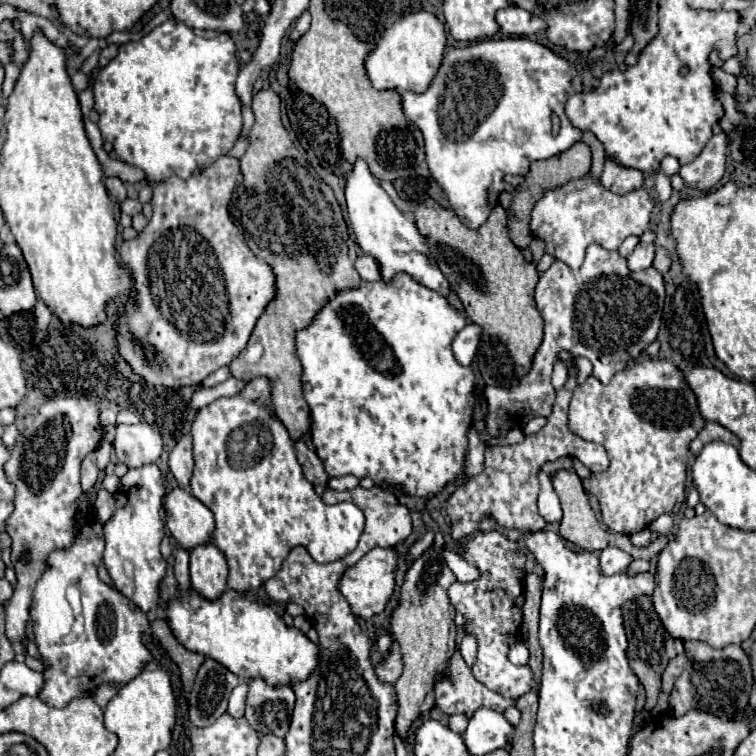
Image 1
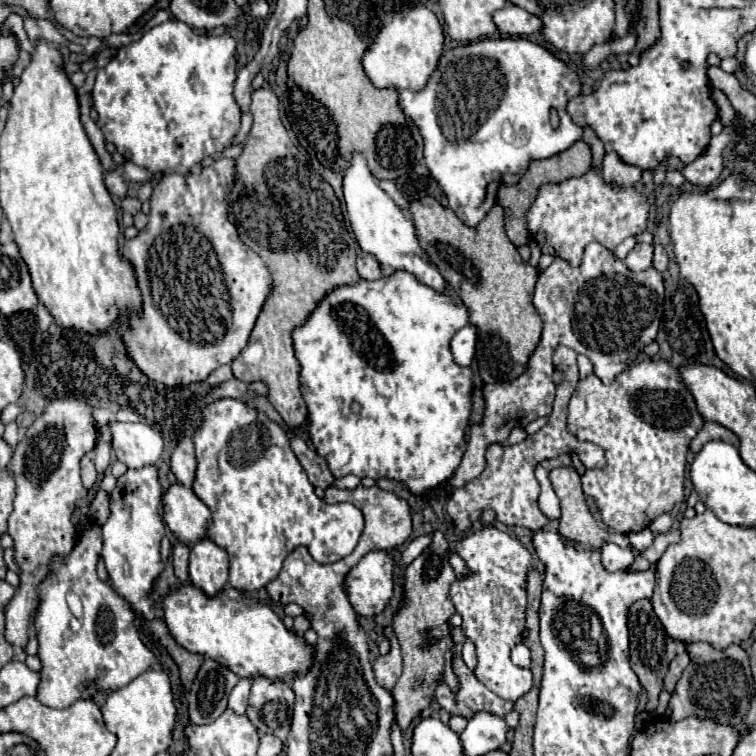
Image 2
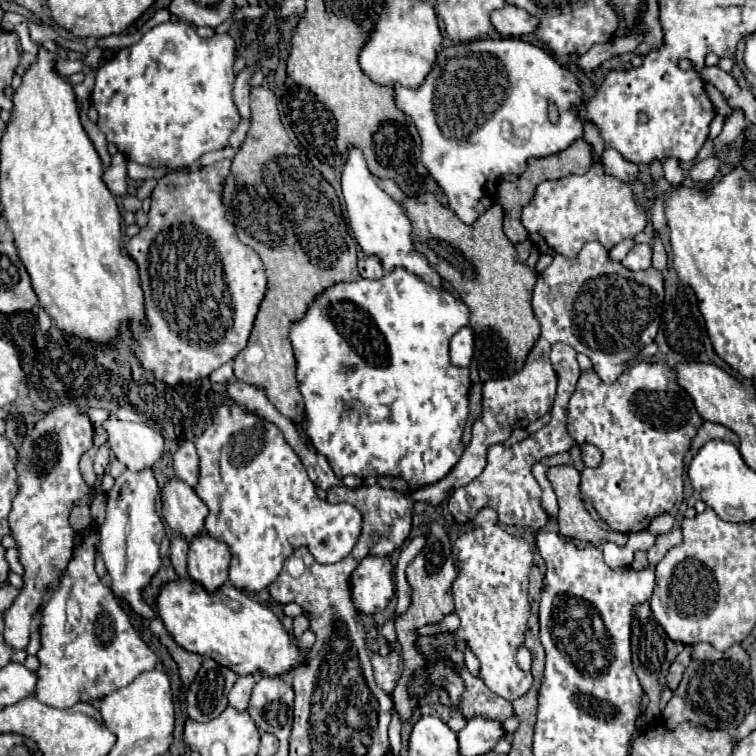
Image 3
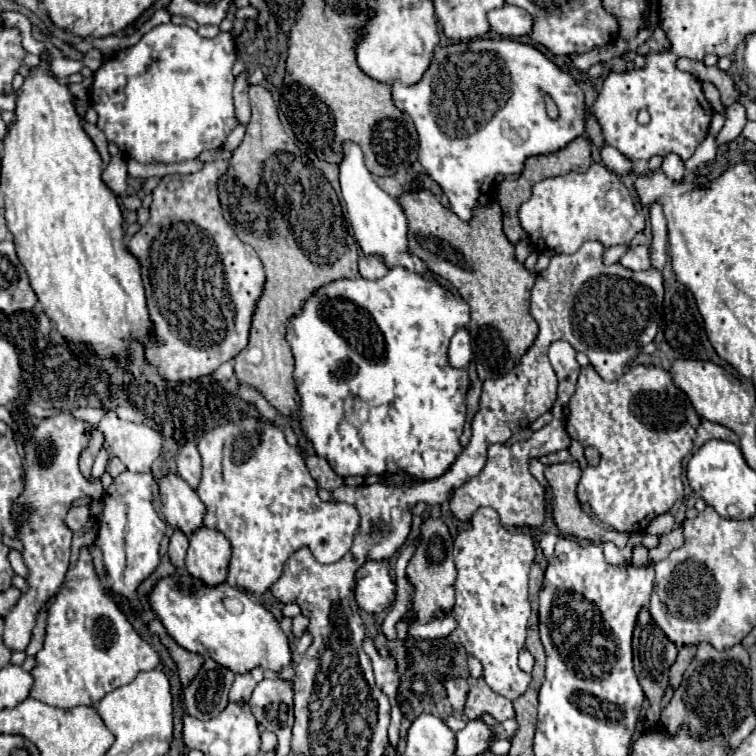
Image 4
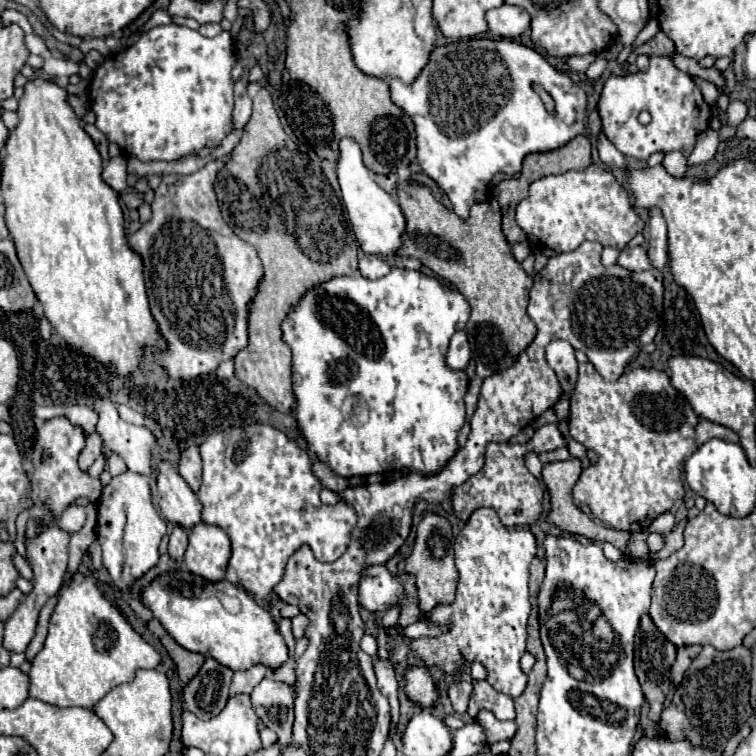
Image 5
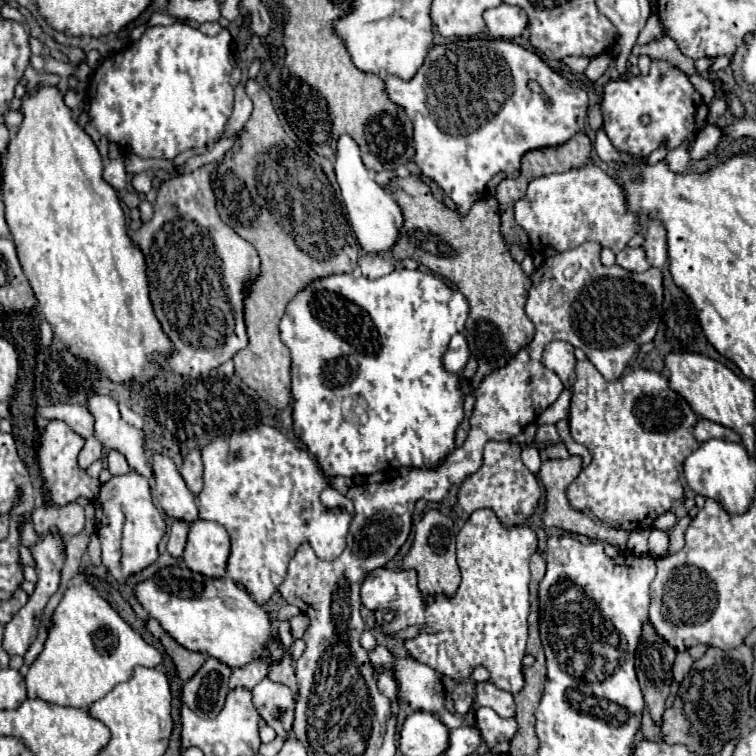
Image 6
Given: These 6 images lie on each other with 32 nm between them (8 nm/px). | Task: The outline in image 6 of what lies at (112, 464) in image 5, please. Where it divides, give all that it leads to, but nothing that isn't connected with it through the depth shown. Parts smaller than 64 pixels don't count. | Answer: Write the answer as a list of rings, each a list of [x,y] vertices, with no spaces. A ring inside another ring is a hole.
[[[110,450],[108,456],[106,456],[106,462],[108,462],[108,470],[112,472],[112,476],[118,476],[118,474],[128,474],[128,472],[134,472],[130,468],[130,464],[126,462],[126,458],[116,452],[116,450]]]

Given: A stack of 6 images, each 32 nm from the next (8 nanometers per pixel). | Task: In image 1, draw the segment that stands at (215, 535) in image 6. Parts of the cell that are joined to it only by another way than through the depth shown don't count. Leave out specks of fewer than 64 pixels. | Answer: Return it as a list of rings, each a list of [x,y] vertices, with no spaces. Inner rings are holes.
[[[212,542],[190,550],[190,584],[208,600],[216,600],[226,590],[228,564],[224,552]]]

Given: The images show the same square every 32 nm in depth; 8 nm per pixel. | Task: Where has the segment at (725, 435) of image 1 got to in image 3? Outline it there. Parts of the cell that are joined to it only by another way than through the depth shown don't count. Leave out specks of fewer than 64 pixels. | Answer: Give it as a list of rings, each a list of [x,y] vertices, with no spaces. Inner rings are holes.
[[[702,422],[696,438],[692,440],[692,452],[698,452],[708,440],[724,440],[724,442],[732,442],[736,446],[740,444],[738,436],[730,428],[726,428],[722,424],[714,424],[714,422]]]

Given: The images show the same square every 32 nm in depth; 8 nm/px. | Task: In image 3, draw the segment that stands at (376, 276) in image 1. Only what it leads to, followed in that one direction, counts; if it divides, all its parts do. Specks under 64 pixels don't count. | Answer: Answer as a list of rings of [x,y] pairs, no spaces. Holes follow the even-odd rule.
[[[362,256],[358,260],[358,270],[360,270],[360,276],[368,278],[368,280],[378,280],[378,278],[382,278],[386,274],[376,256]]]

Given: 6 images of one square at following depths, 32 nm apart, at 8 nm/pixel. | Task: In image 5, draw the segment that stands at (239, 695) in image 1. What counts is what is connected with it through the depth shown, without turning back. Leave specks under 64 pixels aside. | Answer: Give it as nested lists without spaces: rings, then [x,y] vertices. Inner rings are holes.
[[[254,664],[252,668],[248,670],[242,670],[242,672],[234,672],[232,676],[232,684],[230,684],[230,692],[232,696],[234,694],[240,694],[240,692],[246,692],[250,694],[252,688],[268,674],[268,668],[264,664]]]

